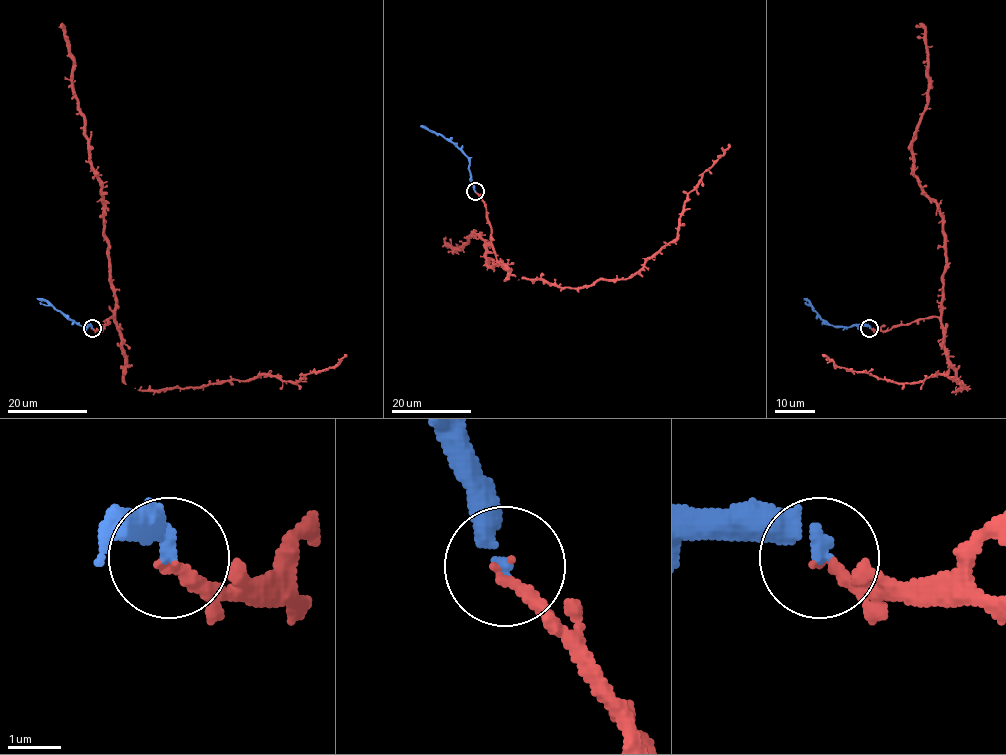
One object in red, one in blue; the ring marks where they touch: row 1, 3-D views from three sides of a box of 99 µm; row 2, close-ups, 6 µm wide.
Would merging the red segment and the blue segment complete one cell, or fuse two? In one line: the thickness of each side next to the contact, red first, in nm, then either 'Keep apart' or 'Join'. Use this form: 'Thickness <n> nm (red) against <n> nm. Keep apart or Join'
Thickness 180 nm (red) against 240 nm. Join

